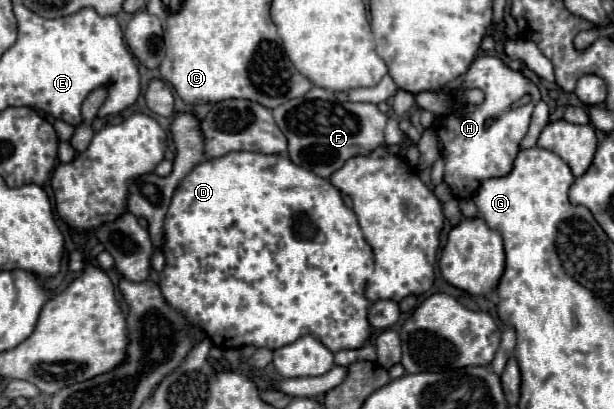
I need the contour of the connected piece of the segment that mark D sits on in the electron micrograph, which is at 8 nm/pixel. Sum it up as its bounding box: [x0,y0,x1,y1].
[160,152,374,354]

